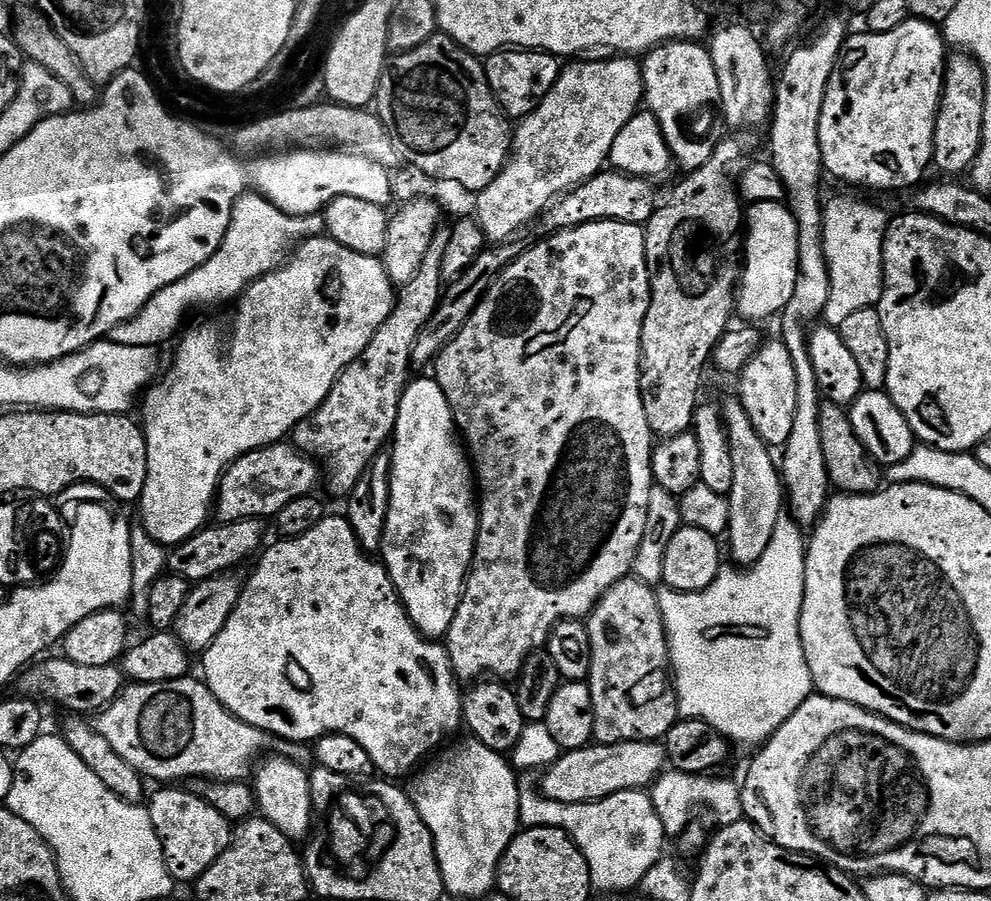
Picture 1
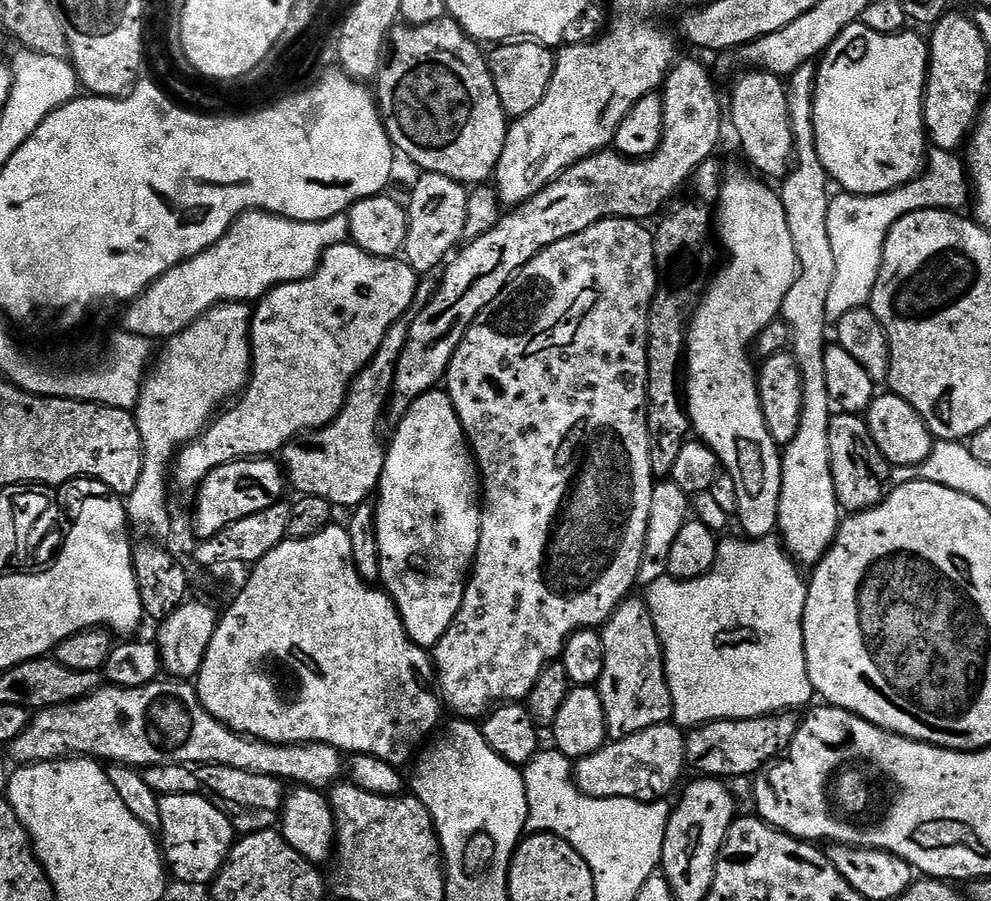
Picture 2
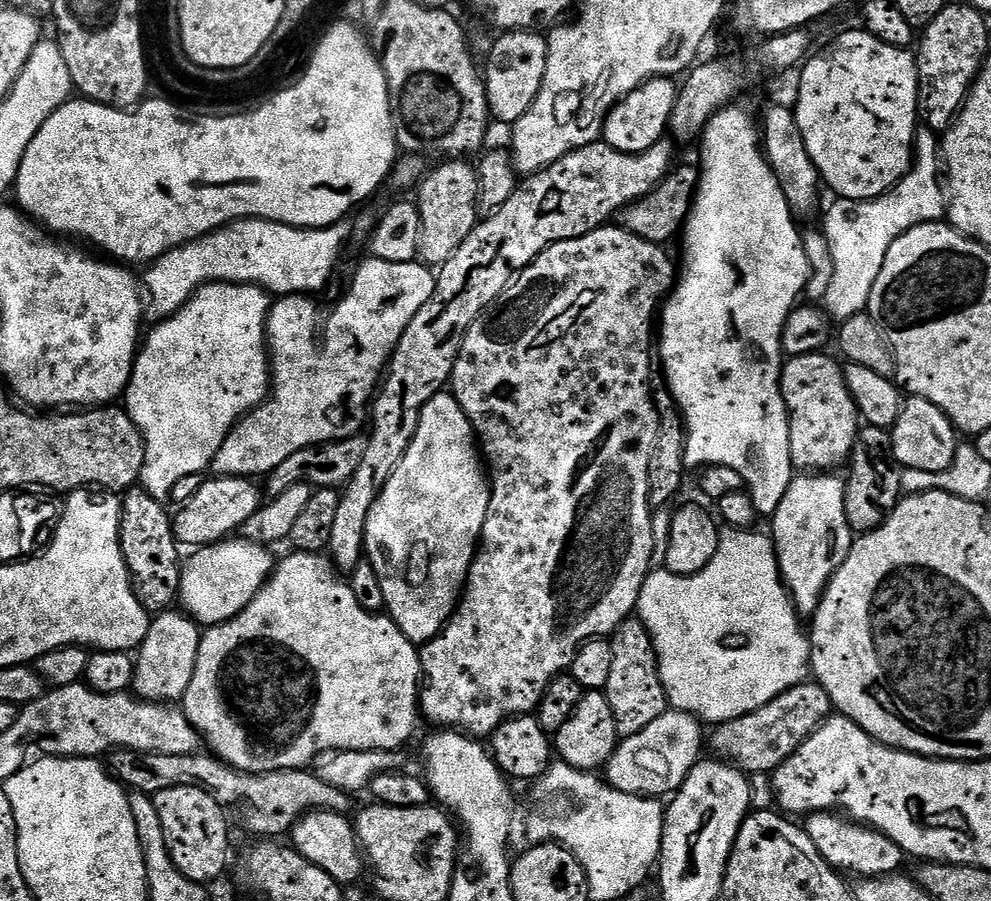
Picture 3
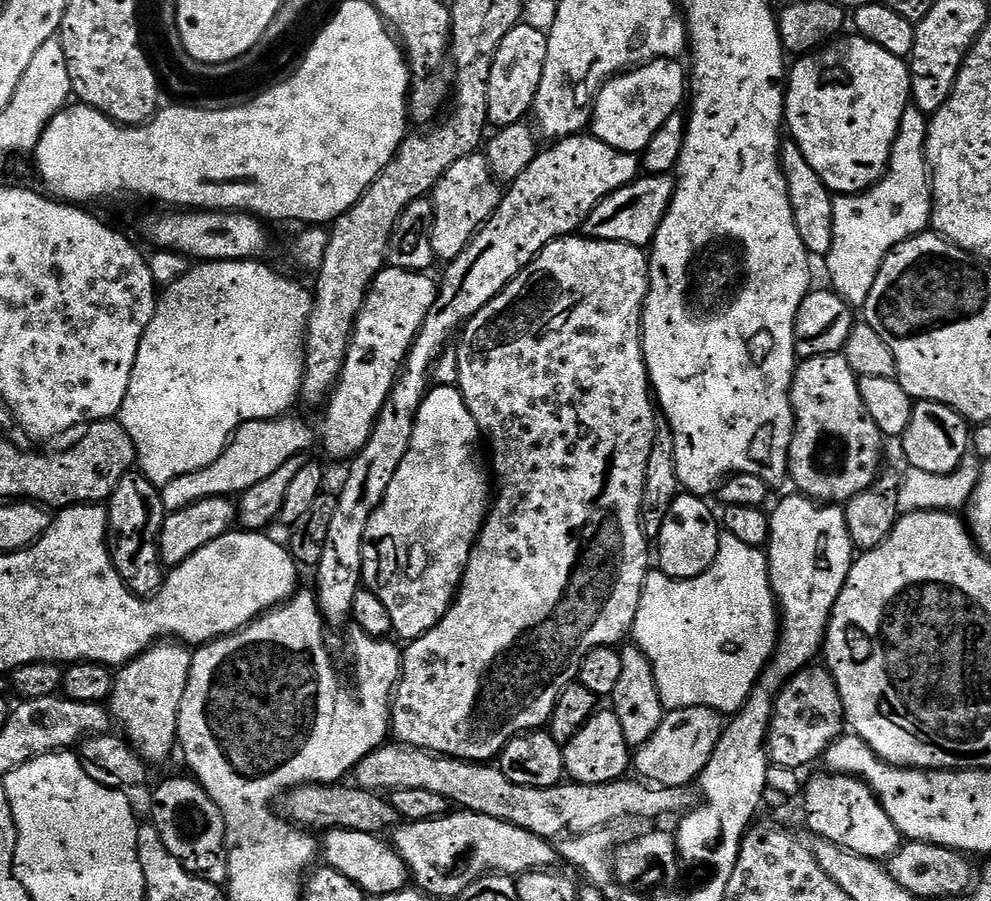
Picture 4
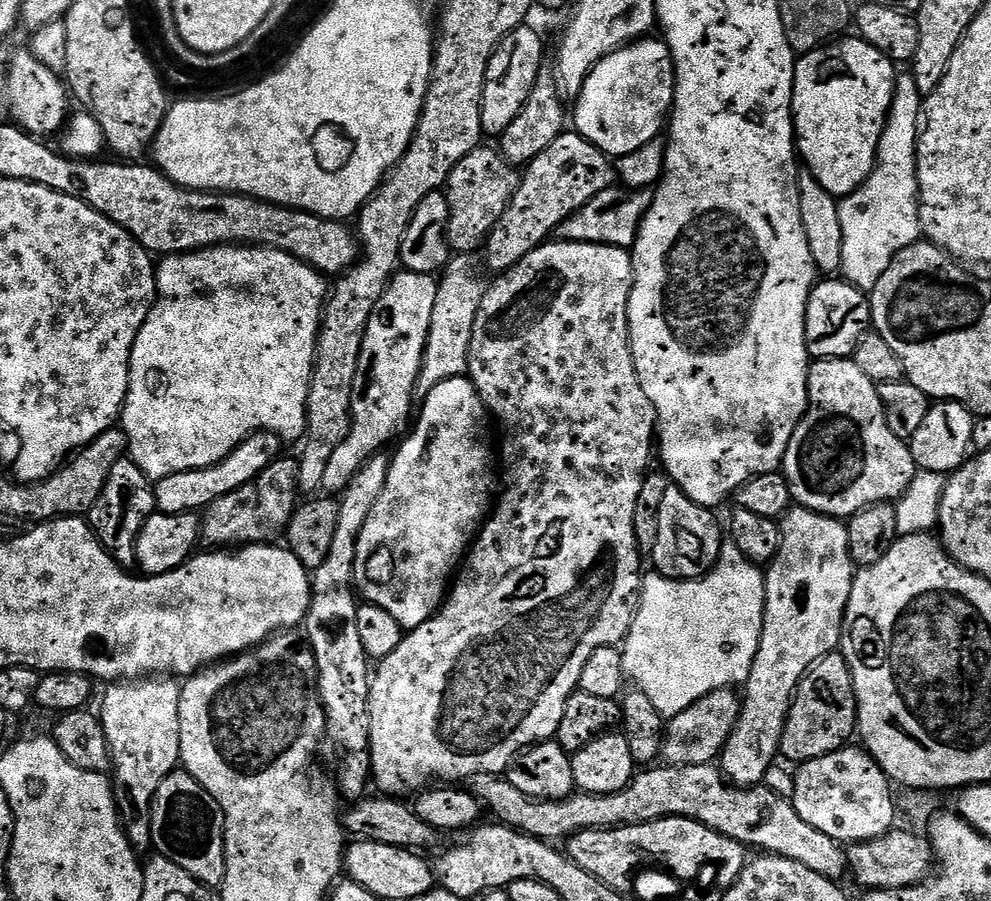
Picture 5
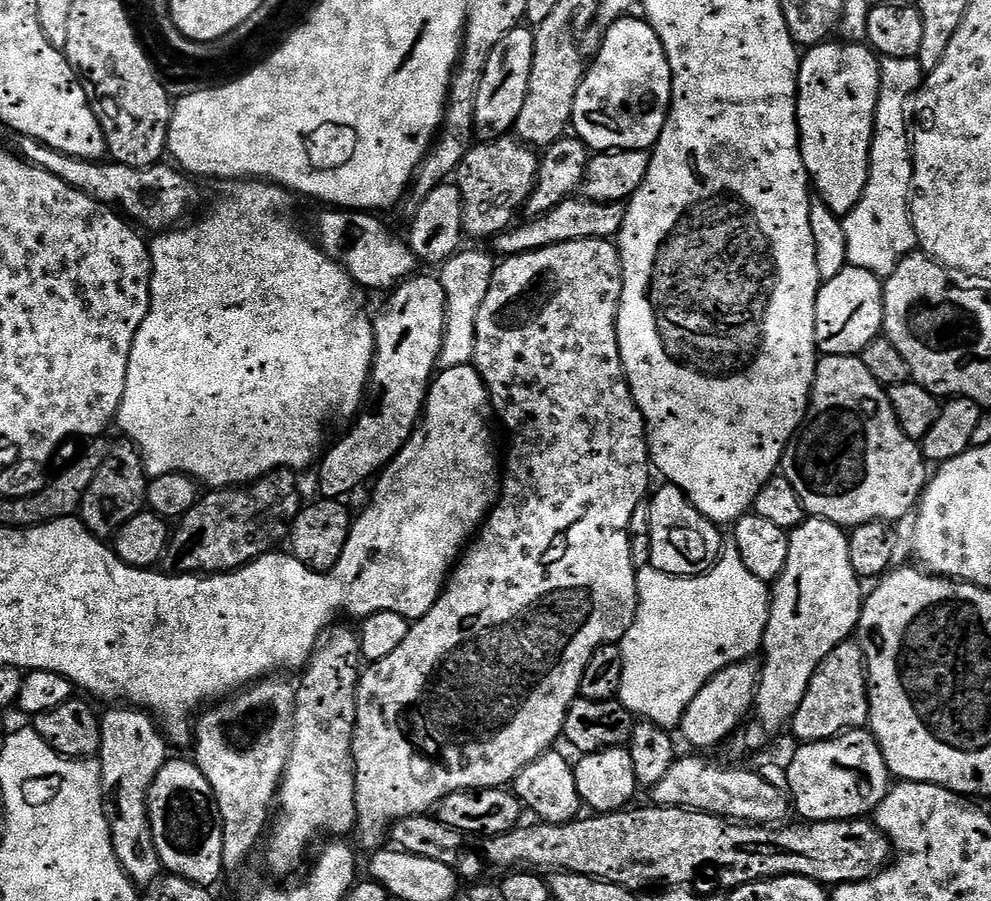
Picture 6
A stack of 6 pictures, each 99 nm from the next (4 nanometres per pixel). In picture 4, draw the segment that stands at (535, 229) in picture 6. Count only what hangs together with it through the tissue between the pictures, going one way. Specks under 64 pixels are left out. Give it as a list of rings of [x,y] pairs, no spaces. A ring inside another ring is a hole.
[[[641,174],[630,181],[622,190],[614,190],[586,218],[582,229],[589,240],[605,240],[606,242],[626,242],[630,246],[647,249],[652,239],[658,234],[658,226],[662,226],[662,218],[666,218],[666,210],[670,210],[672,199],[676,193],[676,177],[672,174]]]

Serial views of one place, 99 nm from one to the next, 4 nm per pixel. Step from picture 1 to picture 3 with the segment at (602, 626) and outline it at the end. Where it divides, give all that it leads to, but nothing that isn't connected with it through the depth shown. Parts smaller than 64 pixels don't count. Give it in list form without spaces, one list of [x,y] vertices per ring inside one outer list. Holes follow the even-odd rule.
[[[629,618],[616,627],[616,631],[610,637],[610,643],[614,650],[613,670],[610,670],[610,682],[606,689],[606,695],[610,702],[610,710],[614,710],[614,722],[618,726],[618,734],[623,738],[633,736],[650,722],[662,718],[662,714],[669,711],[668,695],[664,693],[664,683],[660,680],[660,663],[656,661],[656,647],[652,644],[652,636],[646,630],[646,626],[639,618]]]

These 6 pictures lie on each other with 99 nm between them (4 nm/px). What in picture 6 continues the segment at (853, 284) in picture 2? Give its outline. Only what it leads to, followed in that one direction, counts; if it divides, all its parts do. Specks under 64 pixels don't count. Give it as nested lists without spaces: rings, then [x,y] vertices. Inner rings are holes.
[[[919,59],[880,60],[880,93],[868,159],[868,181],[858,206],[843,217],[849,265],[870,270],[870,274],[881,278],[887,278],[900,259],[909,256],[917,247],[910,211],[913,154],[910,101],[920,91],[925,75]]]

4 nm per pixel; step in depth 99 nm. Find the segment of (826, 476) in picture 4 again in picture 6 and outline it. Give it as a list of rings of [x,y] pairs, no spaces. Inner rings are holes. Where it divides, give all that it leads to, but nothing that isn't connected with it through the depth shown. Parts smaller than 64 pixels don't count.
[[[821,355],[816,362],[816,377],[812,383],[808,414],[804,417],[800,431],[793,436],[784,452],[782,475],[788,479],[790,486],[794,486],[794,490],[798,490],[798,498],[802,498],[802,506],[809,517],[829,520],[838,525],[839,528],[851,530],[875,520],[895,522],[909,515],[919,505],[920,498],[924,495],[925,487],[930,479],[930,468],[925,461],[921,445],[917,441],[911,440],[902,430],[902,426],[898,426],[898,418],[894,414],[892,403],[884,385],[876,381],[874,374],[870,374],[870,370],[866,370],[866,366],[861,362],[860,357]]]

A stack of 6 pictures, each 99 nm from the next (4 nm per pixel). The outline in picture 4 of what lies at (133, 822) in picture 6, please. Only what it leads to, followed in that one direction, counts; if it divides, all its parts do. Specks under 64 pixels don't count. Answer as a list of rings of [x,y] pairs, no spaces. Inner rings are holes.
[[[157,642],[115,673],[110,697],[111,715],[117,725],[124,727],[123,735],[133,750],[153,765],[162,763],[171,754],[172,748],[174,752],[177,747],[178,714],[182,706],[182,694],[186,694],[186,682],[190,682],[191,665],[192,652],[185,645],[179,642]]]

